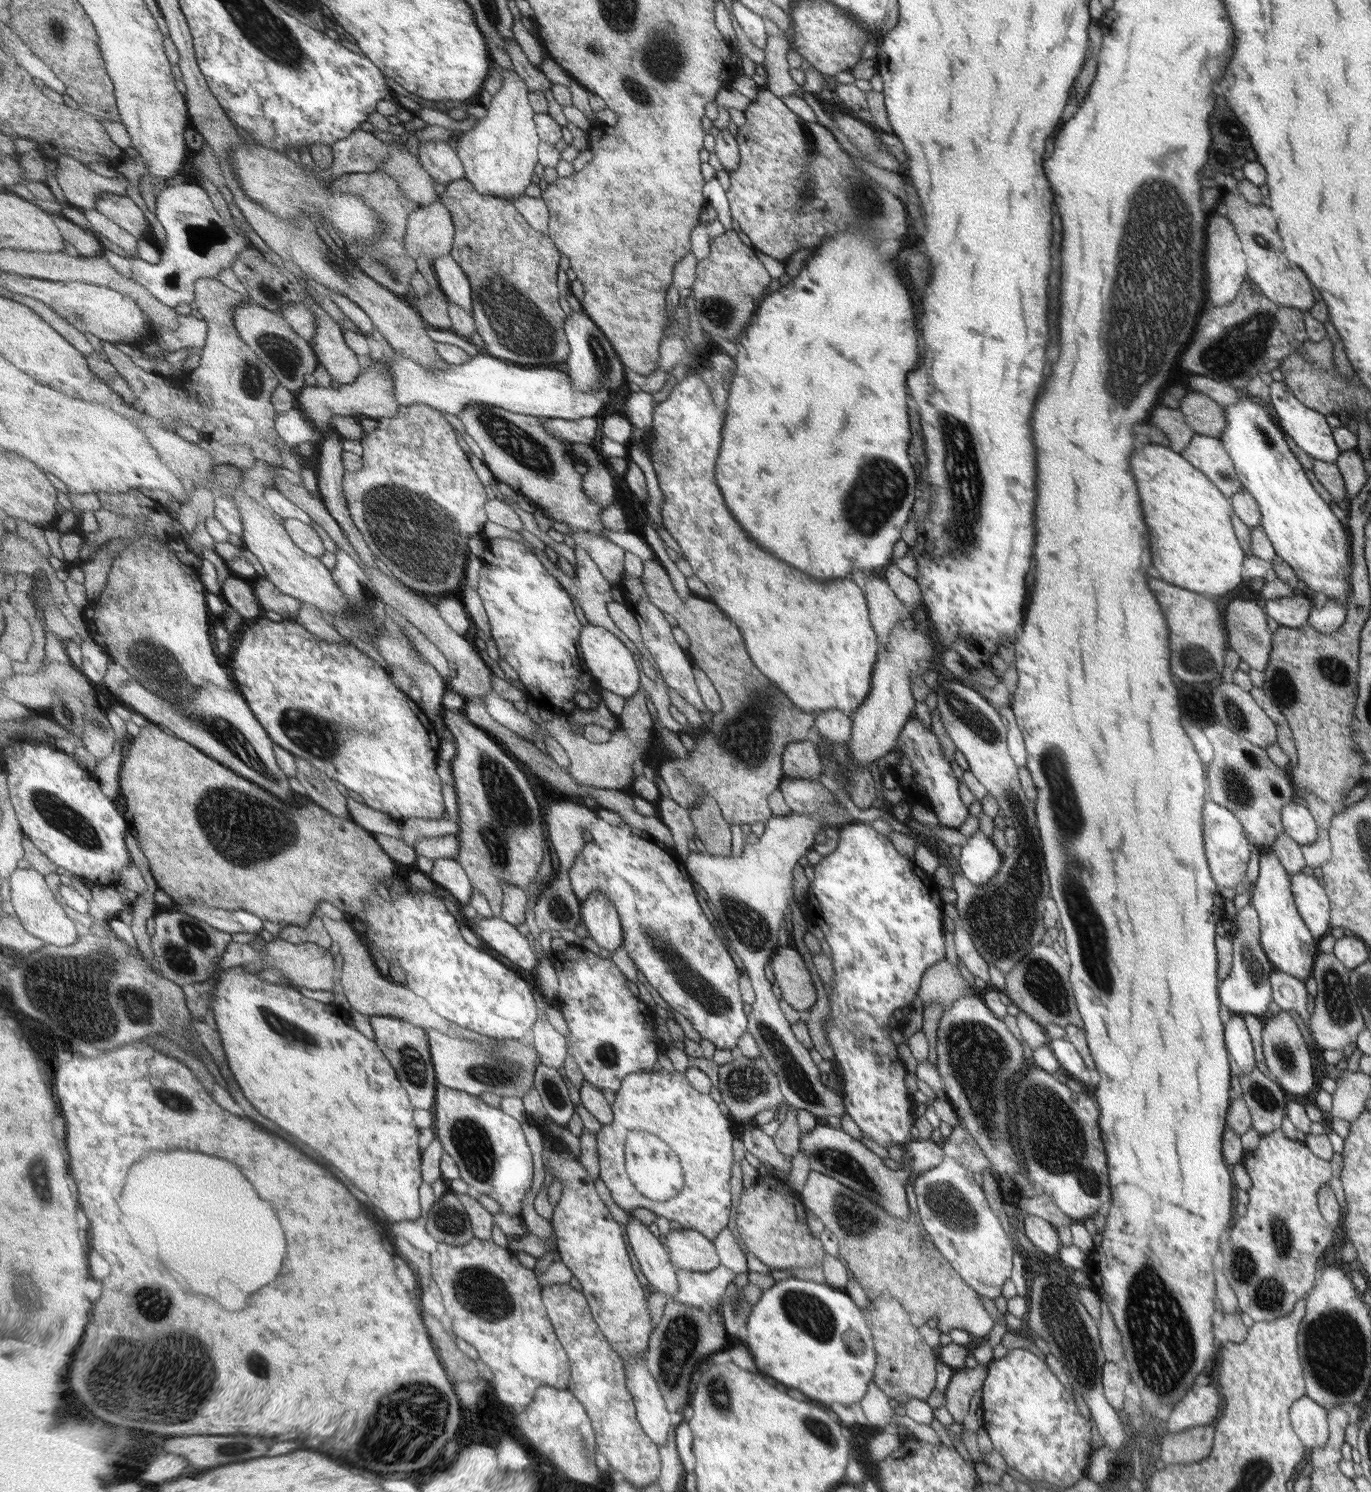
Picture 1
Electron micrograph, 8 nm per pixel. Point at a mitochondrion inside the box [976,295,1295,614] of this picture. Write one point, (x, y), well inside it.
(1241, 347)

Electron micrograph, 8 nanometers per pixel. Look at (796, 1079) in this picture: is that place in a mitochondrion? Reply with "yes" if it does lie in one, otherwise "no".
yes

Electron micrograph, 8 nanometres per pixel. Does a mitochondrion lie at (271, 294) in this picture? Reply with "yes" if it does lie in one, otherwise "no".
yes

